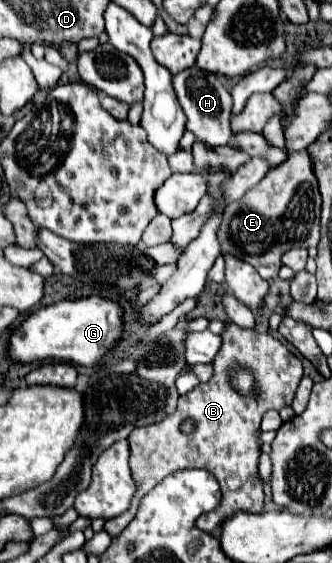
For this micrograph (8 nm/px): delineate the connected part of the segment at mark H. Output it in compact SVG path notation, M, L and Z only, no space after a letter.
M191 66L189 70L183 70L171 78L173 90L177 94L177 100L187 116L185 128L195 134L197 140L209 144L209 146L221 146L231 140L231 126L229 126L229 116L231 116L231 96L229 92L221 86L215 74L203 72L197 66Z

